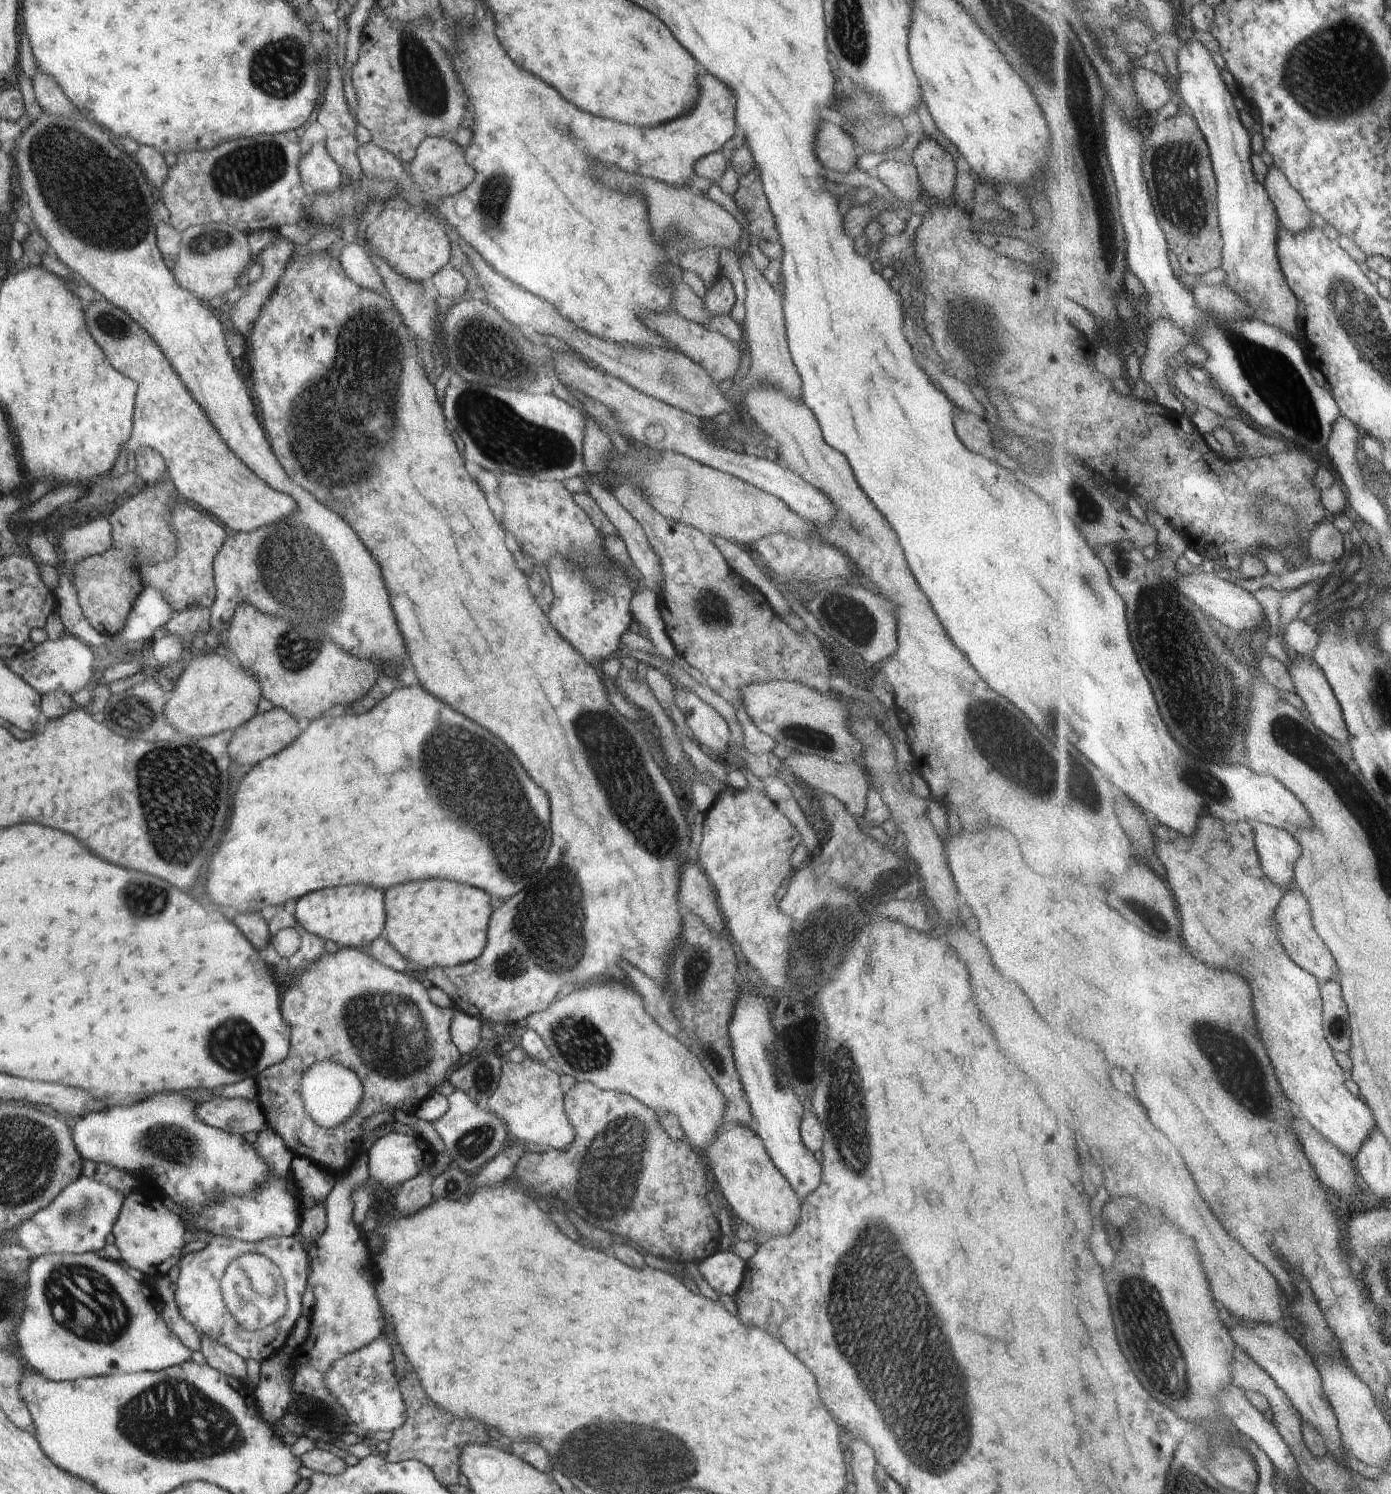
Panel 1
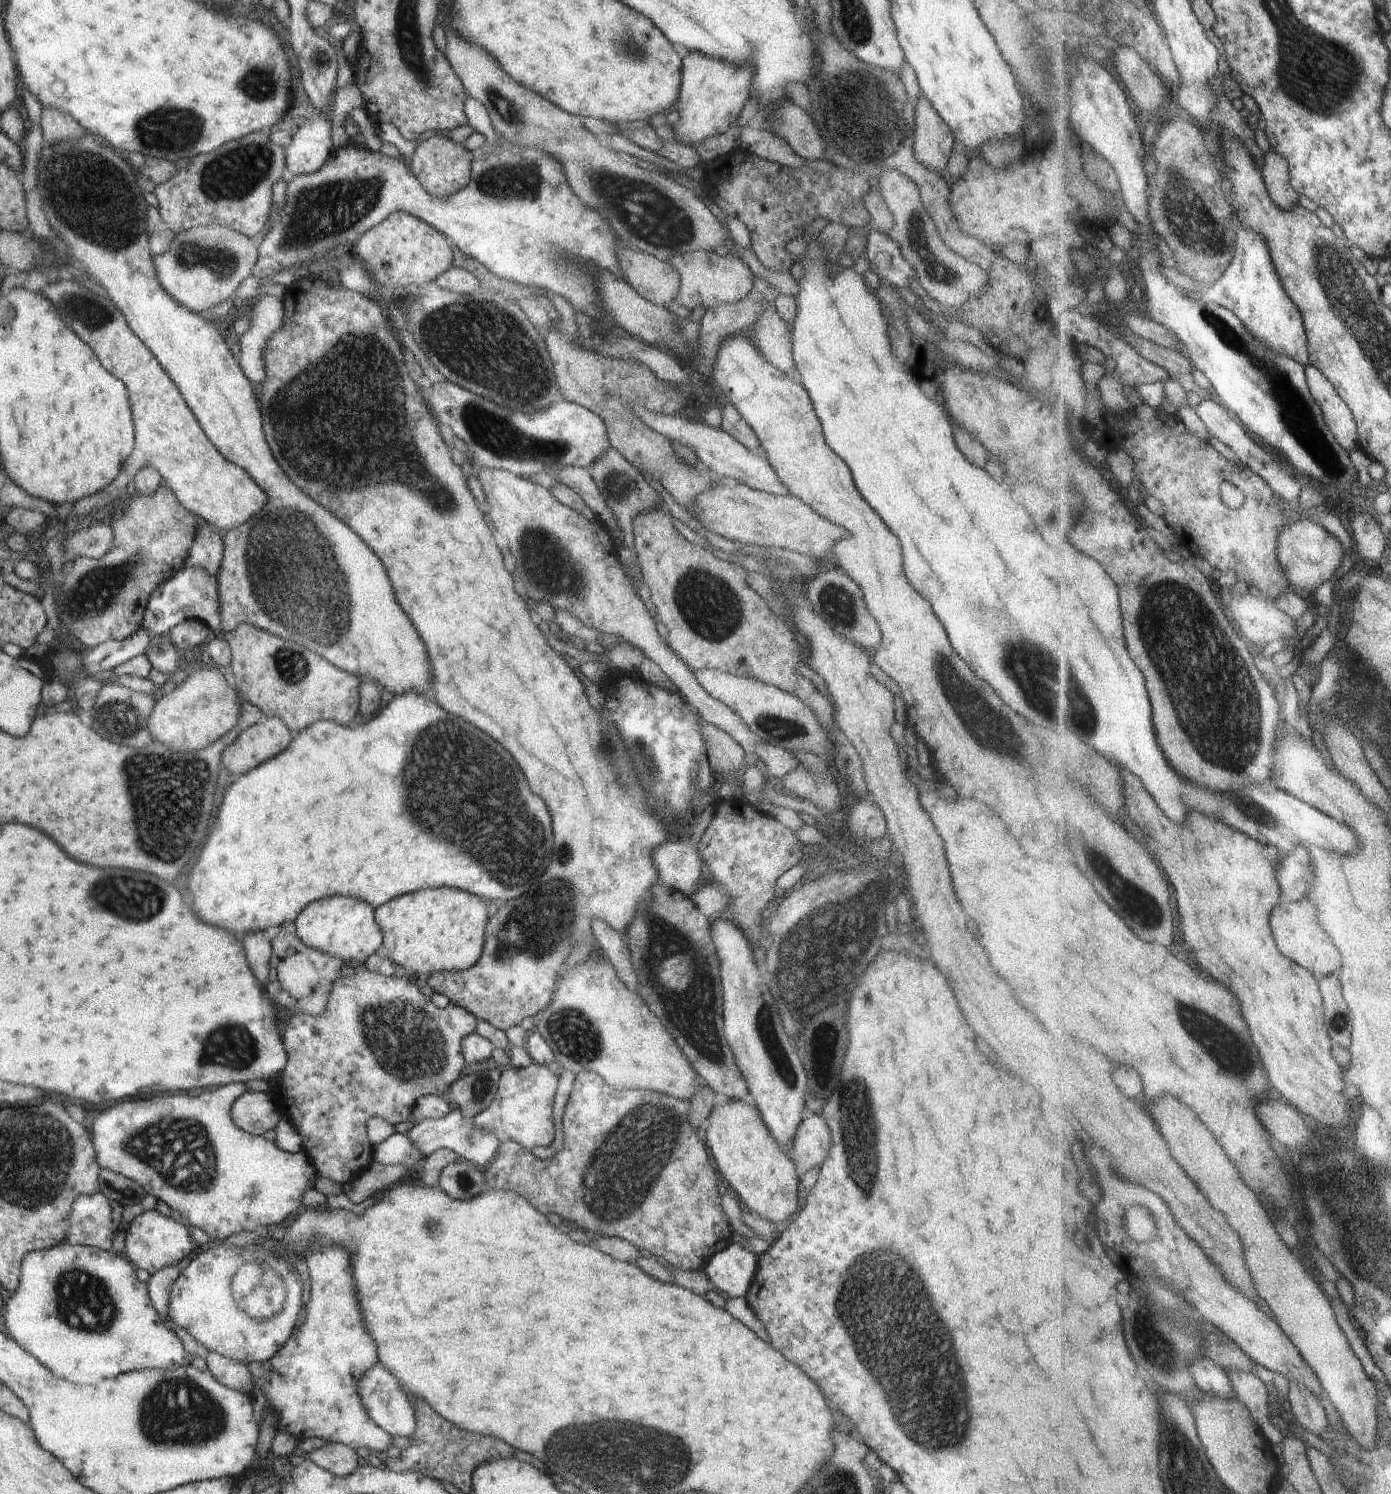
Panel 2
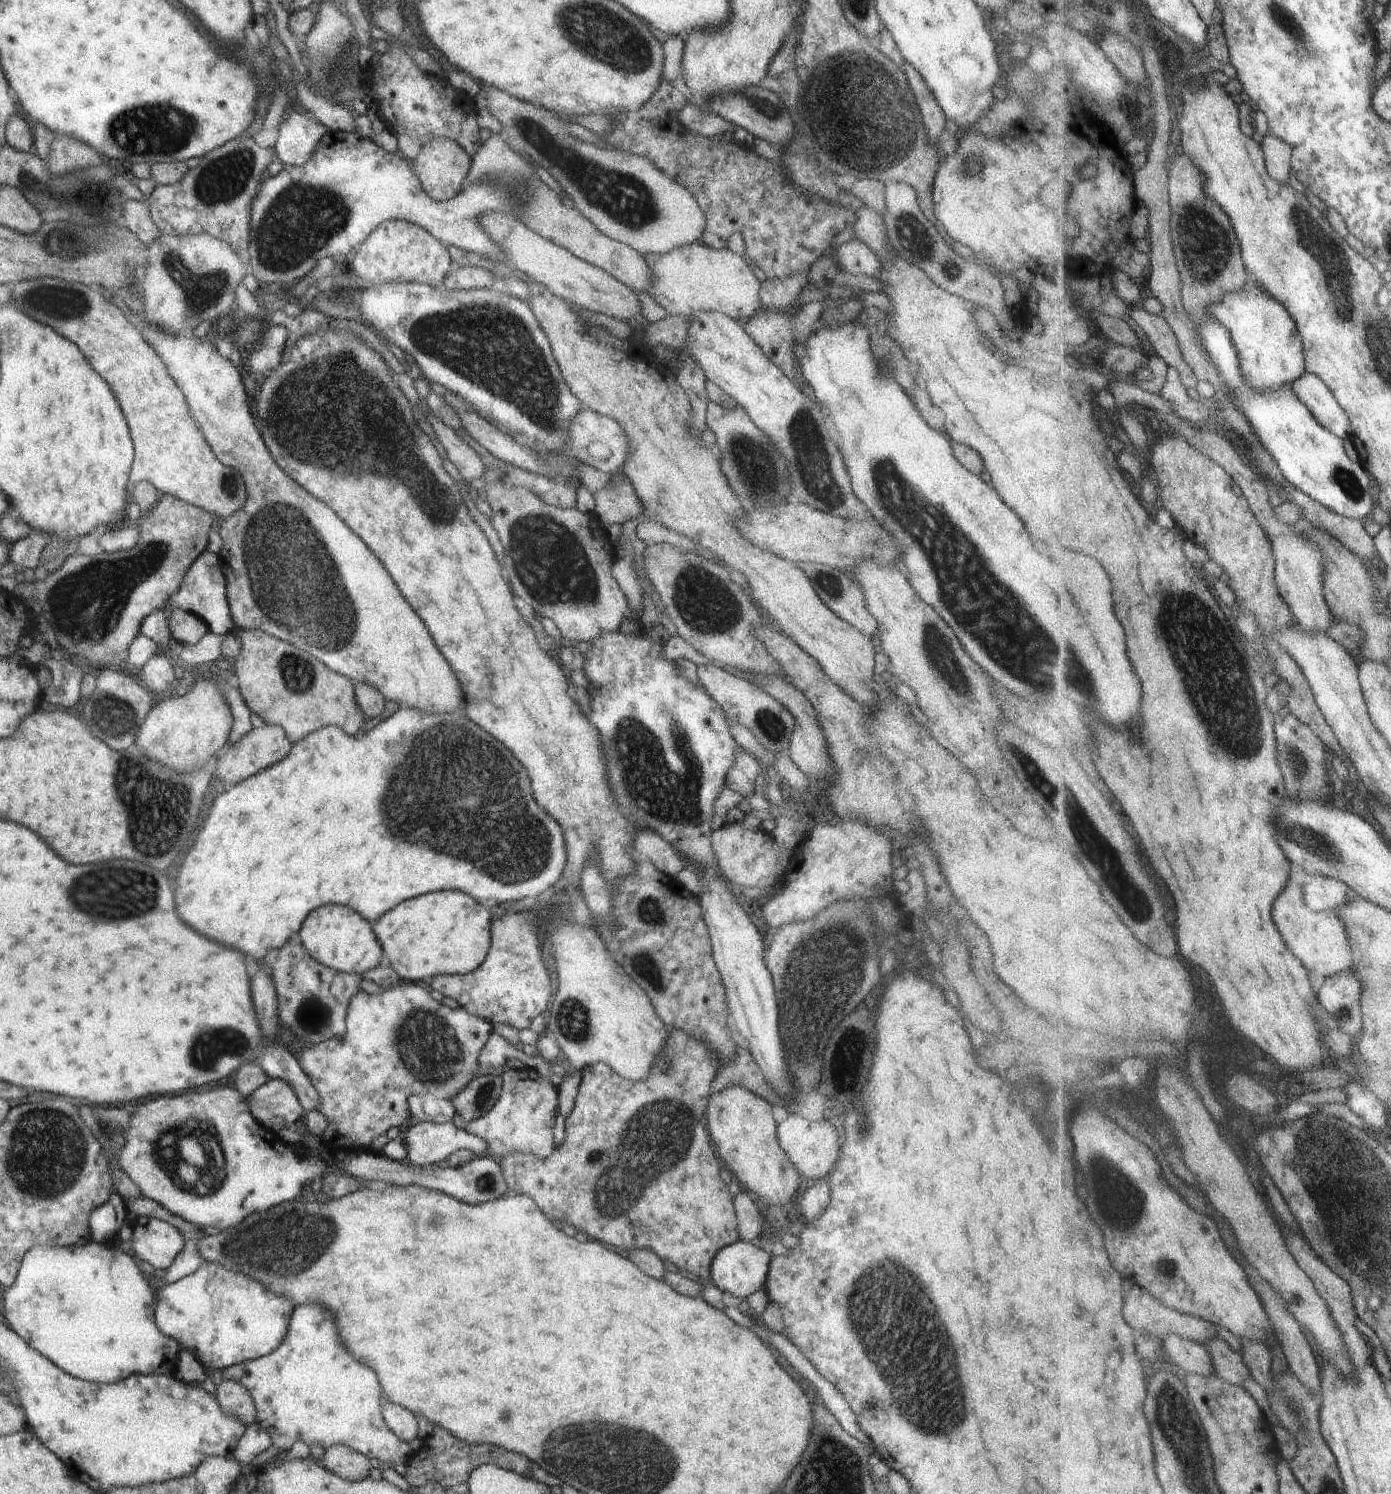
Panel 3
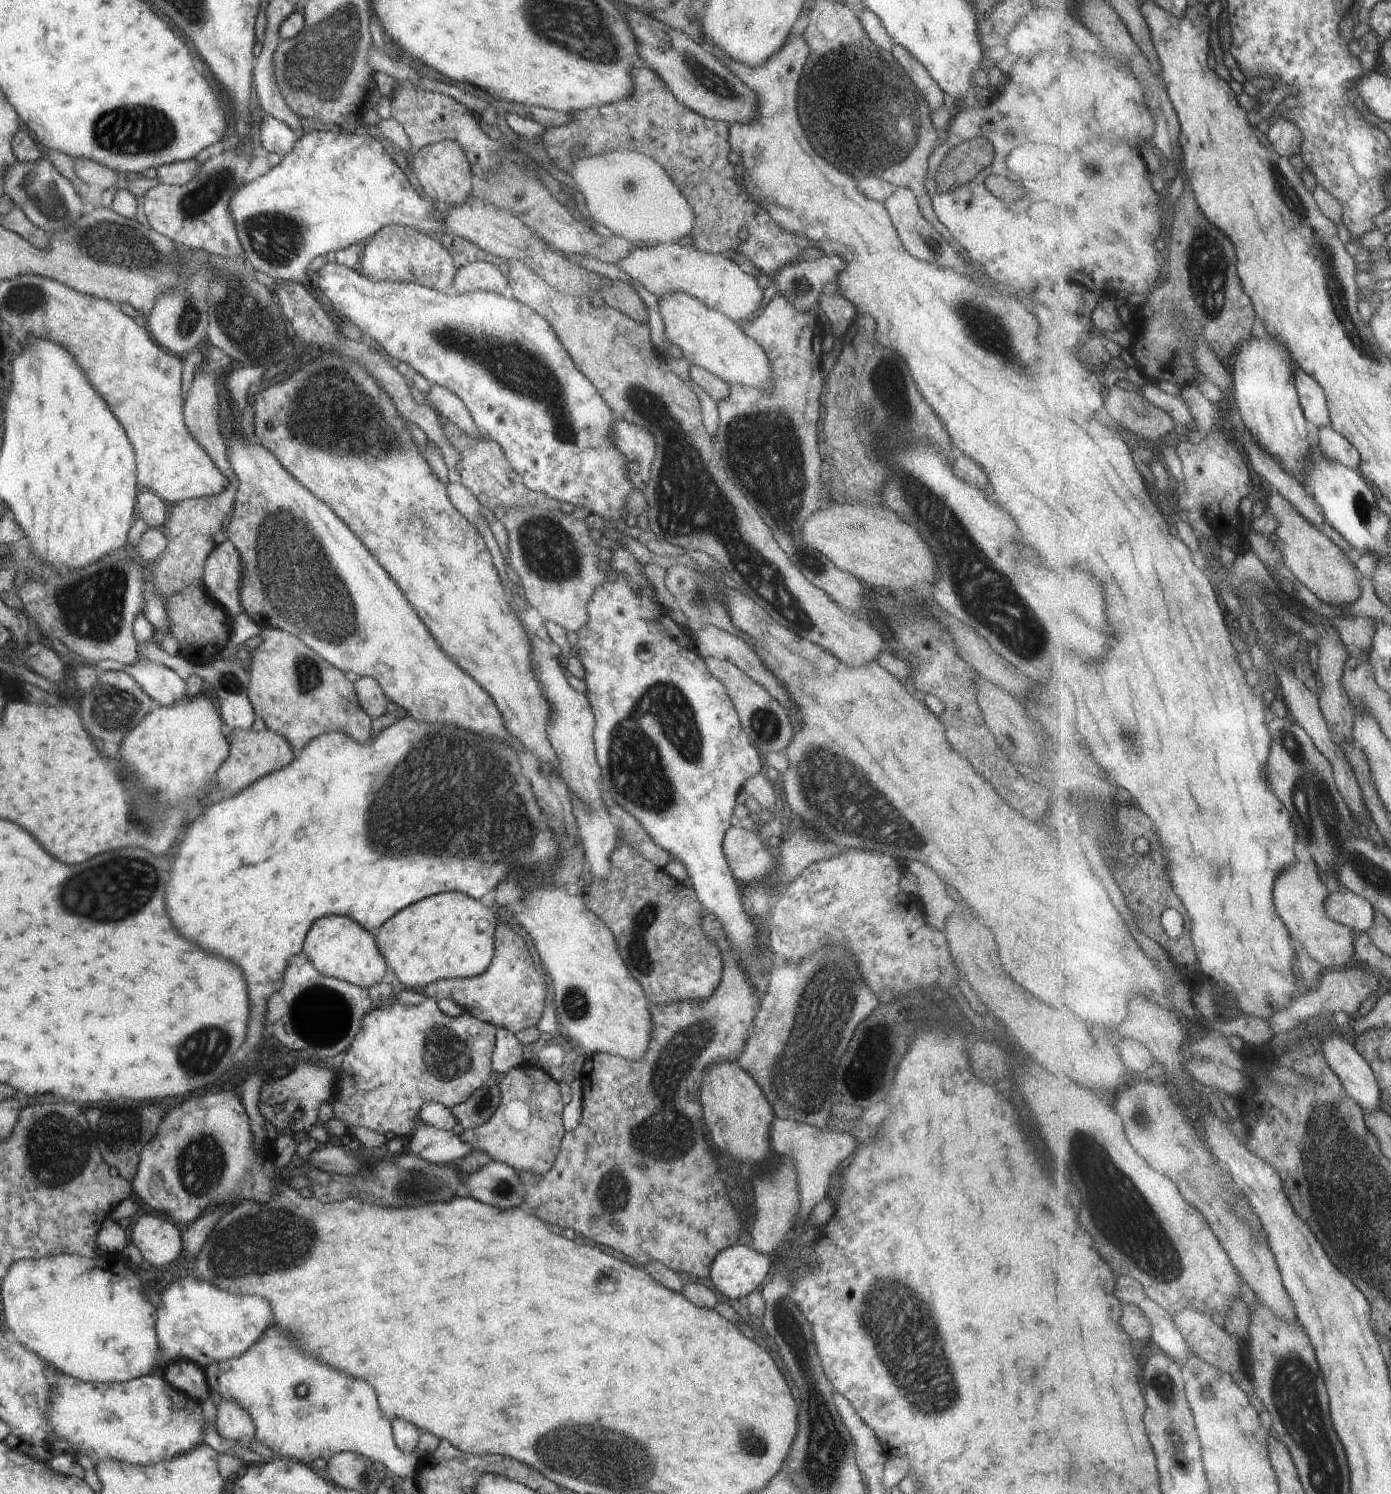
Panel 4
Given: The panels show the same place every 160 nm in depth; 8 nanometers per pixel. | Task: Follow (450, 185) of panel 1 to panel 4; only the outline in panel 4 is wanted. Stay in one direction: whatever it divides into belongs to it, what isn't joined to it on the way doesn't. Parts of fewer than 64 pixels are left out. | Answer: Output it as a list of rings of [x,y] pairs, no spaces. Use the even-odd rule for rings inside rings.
[[[452,139],[441,140],[437,143],[417,148],[413,152],[412,168],[416,178],[420,181],[424,192],[435,200],[452,204],[462,204],[471,198],[473,191],[474,175],[470,163],[462,147]]]

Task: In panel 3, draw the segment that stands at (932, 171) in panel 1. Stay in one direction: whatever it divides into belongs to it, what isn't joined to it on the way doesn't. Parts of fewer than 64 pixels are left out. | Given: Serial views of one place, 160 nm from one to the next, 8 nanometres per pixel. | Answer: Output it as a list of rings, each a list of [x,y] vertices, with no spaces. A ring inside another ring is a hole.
[[[908,61],[903,62],[902,70],[915,96],[921,120],[927,130],[927,139],[931,142],[931,145],[937,146],[938,137],[941,137],[941,134],[946,130],[947,116],[940,108],[930,89],[925,85],[922,77]]]

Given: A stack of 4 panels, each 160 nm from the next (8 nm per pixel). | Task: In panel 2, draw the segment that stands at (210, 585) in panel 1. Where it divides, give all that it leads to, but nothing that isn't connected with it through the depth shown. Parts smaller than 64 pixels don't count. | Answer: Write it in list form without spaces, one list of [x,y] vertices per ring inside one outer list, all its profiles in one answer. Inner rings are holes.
[[[200,521],[184,566],[201,566],[214,577],[219,571],[223,550],[223,538]]]

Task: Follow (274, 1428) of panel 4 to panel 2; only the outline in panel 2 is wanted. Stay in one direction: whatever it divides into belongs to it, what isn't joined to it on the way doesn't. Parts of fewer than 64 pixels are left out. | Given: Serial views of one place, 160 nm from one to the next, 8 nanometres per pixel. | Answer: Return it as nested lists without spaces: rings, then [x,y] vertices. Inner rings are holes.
[[[318,1244],[314,1249],[306,1250],[307,1258],[304,1260],[310,1272],[311,1293],[304,1306],[304,1321],[293,1330],[286,1344],[272,1358],[247,1364],[252,1380],[261,1387],[268,1401],[267,1407],[277,1417],[276,1432],[286,1431],[298,1441],[317,1436],[328,1443],[344,1443],[355,1451],[367,1448],[369,1451],[384,1452],[392,1446],[392,1435],[368,1416],[357,1391],[359,1380],[379,1360],[375,1342],[365,1331],[361,1307],[355,1294],[351,1255],[338,1245],[324,1247]]]

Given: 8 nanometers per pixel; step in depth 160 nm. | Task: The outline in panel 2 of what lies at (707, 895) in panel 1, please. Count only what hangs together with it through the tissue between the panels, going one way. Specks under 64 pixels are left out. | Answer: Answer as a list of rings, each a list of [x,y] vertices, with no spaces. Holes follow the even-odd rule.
[[[718,801],[707,803],[704,811],[700,814],[698,822],[694,826],[694,834],[686,841],[680,842],[675,839],[663,842],[661,845],[655,846],[655,850],[651,850],[653,865],[659,873],[660,880],[670,888],[679,890],[685,895],[692,896],[696,887],[700,888],[698,880],[700,880],[700,870],[702,863],[698,857],[697,842],[704,835],[706,827],[712,822],[715,812],[717,811]]]

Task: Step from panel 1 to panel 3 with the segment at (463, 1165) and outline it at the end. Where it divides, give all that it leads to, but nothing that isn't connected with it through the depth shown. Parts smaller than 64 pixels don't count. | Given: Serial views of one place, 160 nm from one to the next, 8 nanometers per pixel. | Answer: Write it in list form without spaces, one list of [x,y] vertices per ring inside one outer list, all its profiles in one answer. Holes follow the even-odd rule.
[[[420,1121],[418,1124],[406,1129],[402,1134],[402,1138],[407,1148],[407,1156],[410,1162],[418,1167],[441,1166],[449,1156],[462,1149],[469,1150],[476,1156],[487,1155],[488,1146],[486,1141],[466,1132],[463,1124],[457,1128],[452,1122],[436,1124]]]

